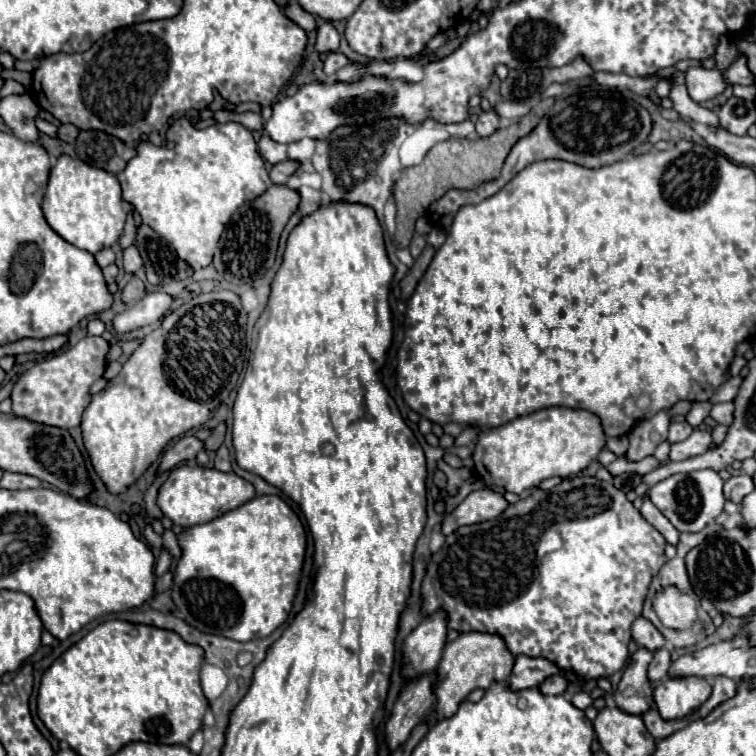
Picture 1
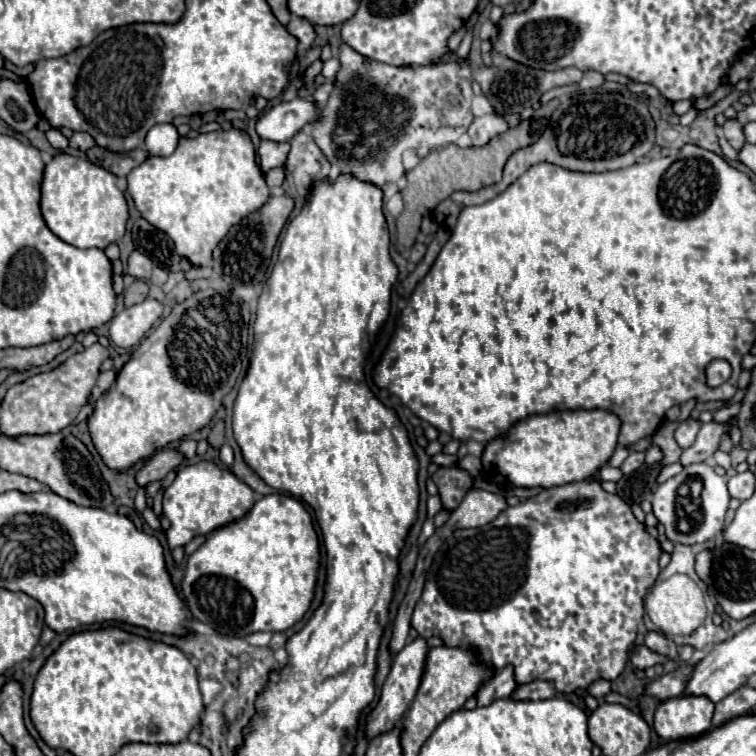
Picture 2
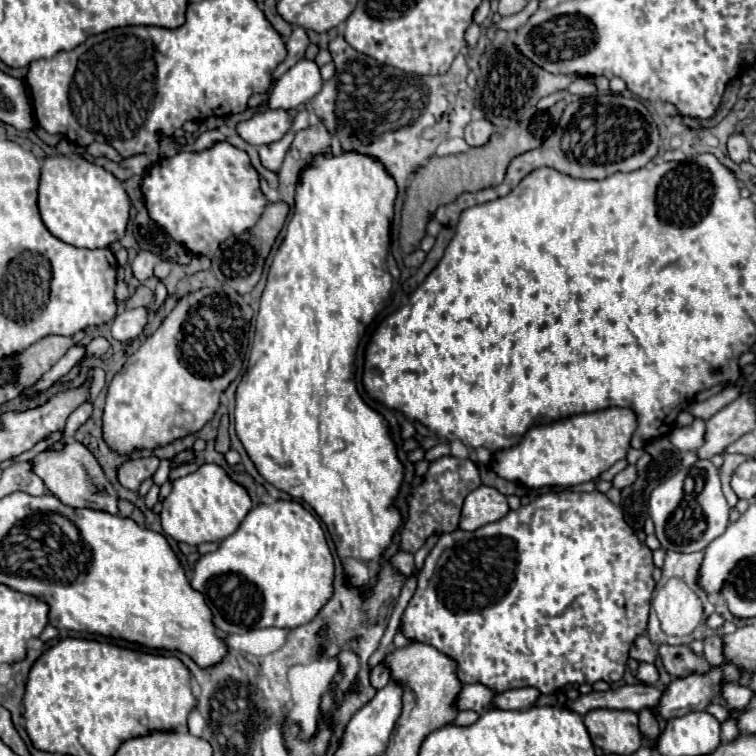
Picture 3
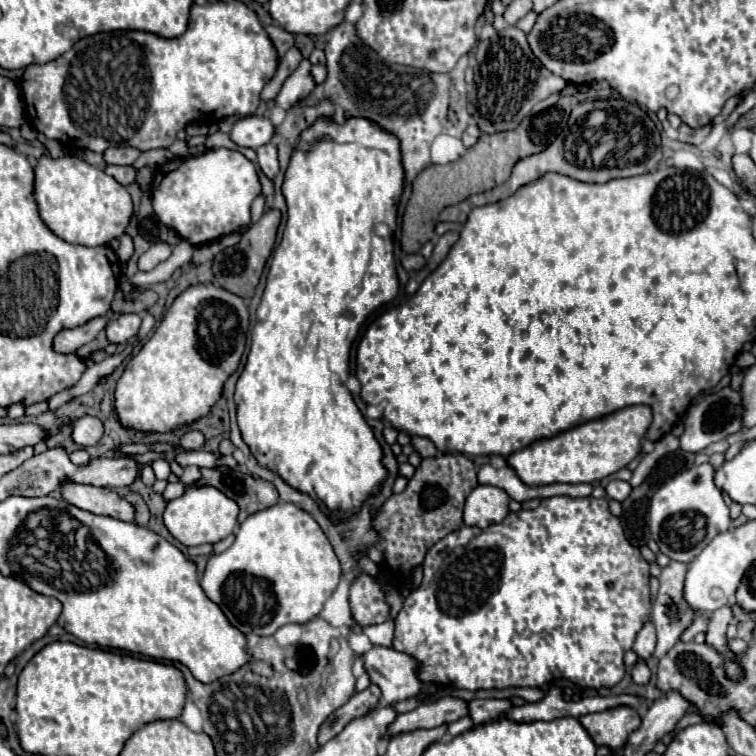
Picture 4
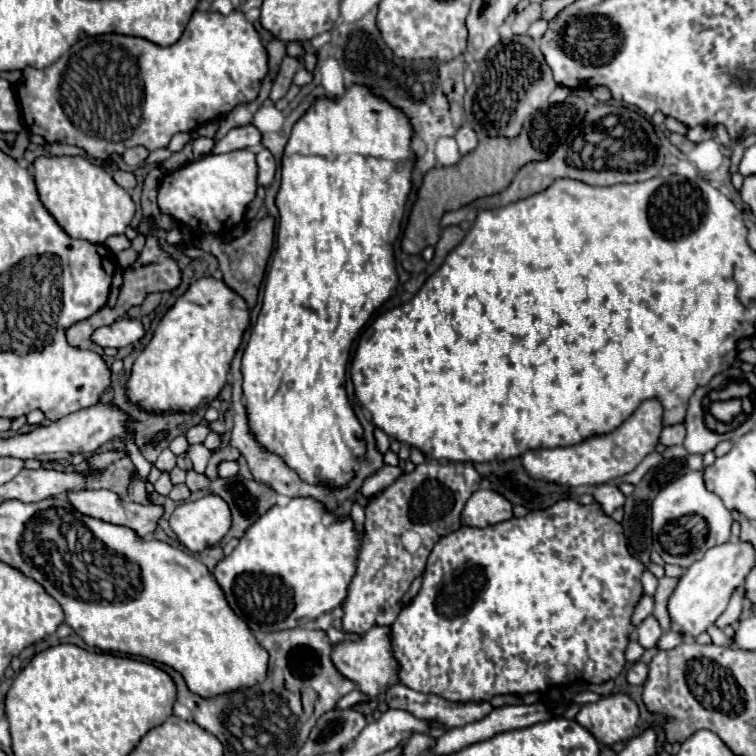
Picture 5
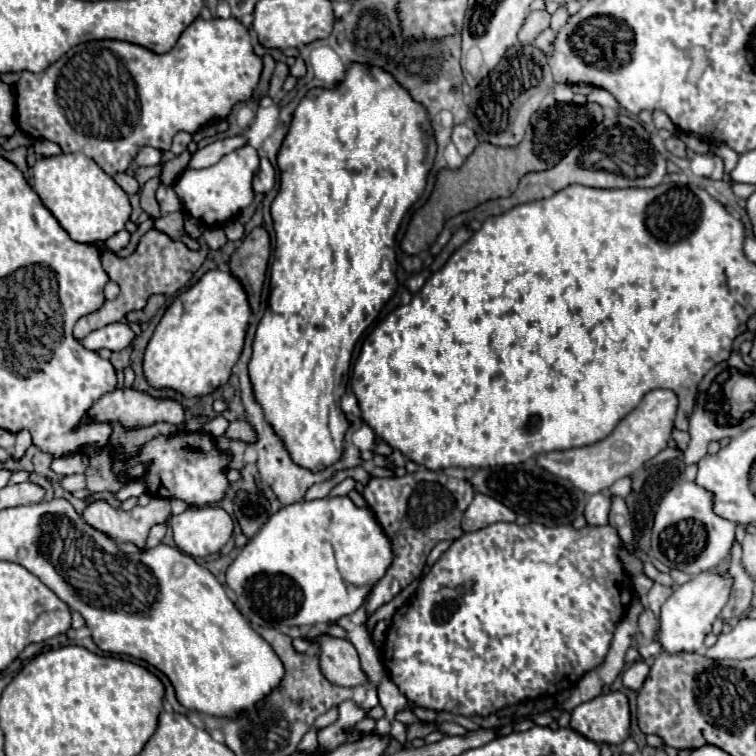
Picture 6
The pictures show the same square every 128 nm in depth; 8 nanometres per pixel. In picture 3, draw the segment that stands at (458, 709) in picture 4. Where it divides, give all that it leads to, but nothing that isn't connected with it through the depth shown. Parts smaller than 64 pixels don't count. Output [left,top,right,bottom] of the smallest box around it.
[456,684,496,714]

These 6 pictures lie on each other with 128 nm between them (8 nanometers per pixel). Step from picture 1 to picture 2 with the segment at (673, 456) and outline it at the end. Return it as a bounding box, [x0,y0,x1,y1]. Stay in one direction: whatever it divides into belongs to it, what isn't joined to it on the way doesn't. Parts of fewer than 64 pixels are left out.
[680,420,728,466]

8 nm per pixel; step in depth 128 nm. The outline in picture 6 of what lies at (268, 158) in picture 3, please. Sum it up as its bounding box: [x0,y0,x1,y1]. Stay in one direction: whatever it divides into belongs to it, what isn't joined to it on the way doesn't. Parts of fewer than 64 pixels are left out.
[254,156,276,194]

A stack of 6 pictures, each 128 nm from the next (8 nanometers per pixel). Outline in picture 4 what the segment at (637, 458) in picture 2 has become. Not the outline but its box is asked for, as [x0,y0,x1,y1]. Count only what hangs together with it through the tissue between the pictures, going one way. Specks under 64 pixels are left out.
[606,480,632,502]

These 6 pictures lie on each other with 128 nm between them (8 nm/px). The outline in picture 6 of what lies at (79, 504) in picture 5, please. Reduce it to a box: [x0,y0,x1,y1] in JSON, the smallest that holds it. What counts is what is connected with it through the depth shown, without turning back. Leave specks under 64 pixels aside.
[82,496,170,548]

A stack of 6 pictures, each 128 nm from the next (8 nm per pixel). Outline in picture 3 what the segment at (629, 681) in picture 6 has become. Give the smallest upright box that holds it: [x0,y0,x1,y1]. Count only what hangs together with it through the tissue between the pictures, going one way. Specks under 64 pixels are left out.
[638,664,658,684]

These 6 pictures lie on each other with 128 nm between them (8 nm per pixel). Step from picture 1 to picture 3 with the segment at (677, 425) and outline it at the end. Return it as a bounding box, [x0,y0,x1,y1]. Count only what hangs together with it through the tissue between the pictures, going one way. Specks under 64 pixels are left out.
[670,418,704,450]

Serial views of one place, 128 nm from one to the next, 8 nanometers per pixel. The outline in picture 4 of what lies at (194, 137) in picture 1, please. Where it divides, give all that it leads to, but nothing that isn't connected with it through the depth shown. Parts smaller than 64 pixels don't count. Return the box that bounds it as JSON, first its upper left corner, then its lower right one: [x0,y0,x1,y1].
[152,148,260,246]

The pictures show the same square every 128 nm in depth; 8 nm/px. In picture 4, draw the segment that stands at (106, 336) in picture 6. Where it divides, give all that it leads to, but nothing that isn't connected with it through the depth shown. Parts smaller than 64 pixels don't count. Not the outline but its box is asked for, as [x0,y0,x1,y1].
[106,314,142,344]

